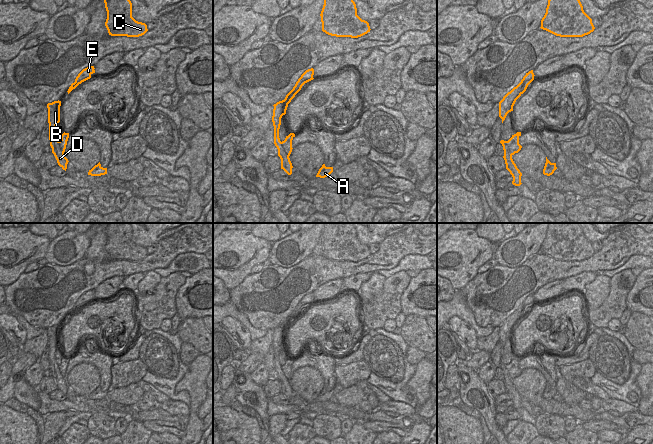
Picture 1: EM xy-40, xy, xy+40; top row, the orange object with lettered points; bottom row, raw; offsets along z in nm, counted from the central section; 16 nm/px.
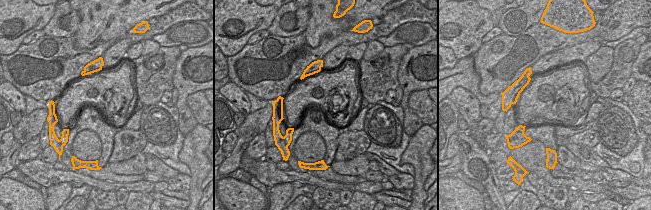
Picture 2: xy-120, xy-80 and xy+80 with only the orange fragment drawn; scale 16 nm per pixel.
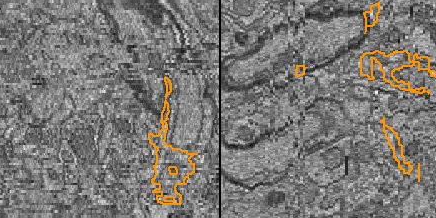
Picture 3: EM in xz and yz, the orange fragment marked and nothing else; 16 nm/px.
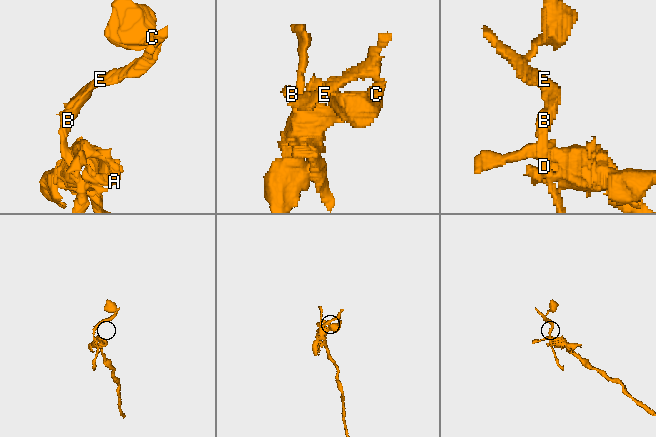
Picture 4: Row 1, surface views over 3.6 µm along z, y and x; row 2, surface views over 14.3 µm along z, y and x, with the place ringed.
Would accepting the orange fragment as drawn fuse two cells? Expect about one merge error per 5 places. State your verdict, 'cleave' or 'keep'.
cleave

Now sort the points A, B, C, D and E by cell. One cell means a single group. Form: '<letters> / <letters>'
A / B C D E

